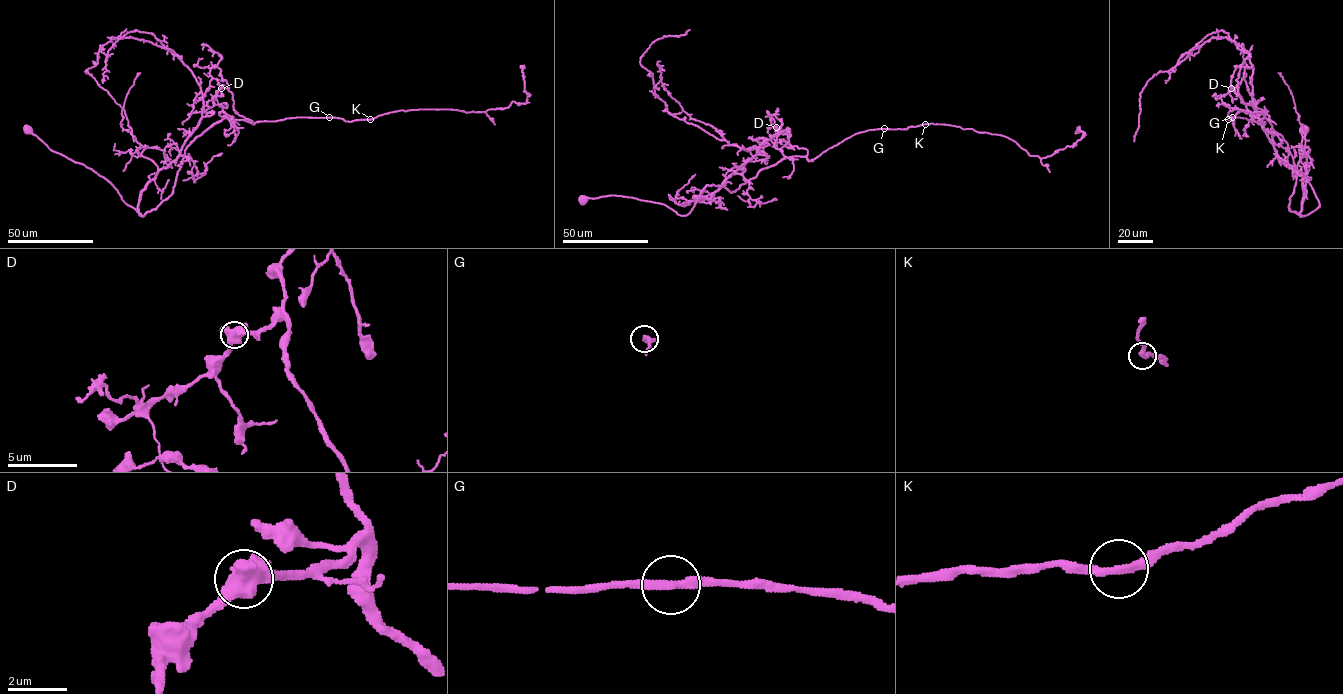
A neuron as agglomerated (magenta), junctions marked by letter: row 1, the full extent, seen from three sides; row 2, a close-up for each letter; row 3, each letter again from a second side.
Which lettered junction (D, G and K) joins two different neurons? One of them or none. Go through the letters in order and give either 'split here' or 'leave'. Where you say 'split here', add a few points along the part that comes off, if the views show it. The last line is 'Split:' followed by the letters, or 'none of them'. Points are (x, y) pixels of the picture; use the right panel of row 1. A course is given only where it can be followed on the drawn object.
D: leave
G: leave
K: leave
Split: none of them

